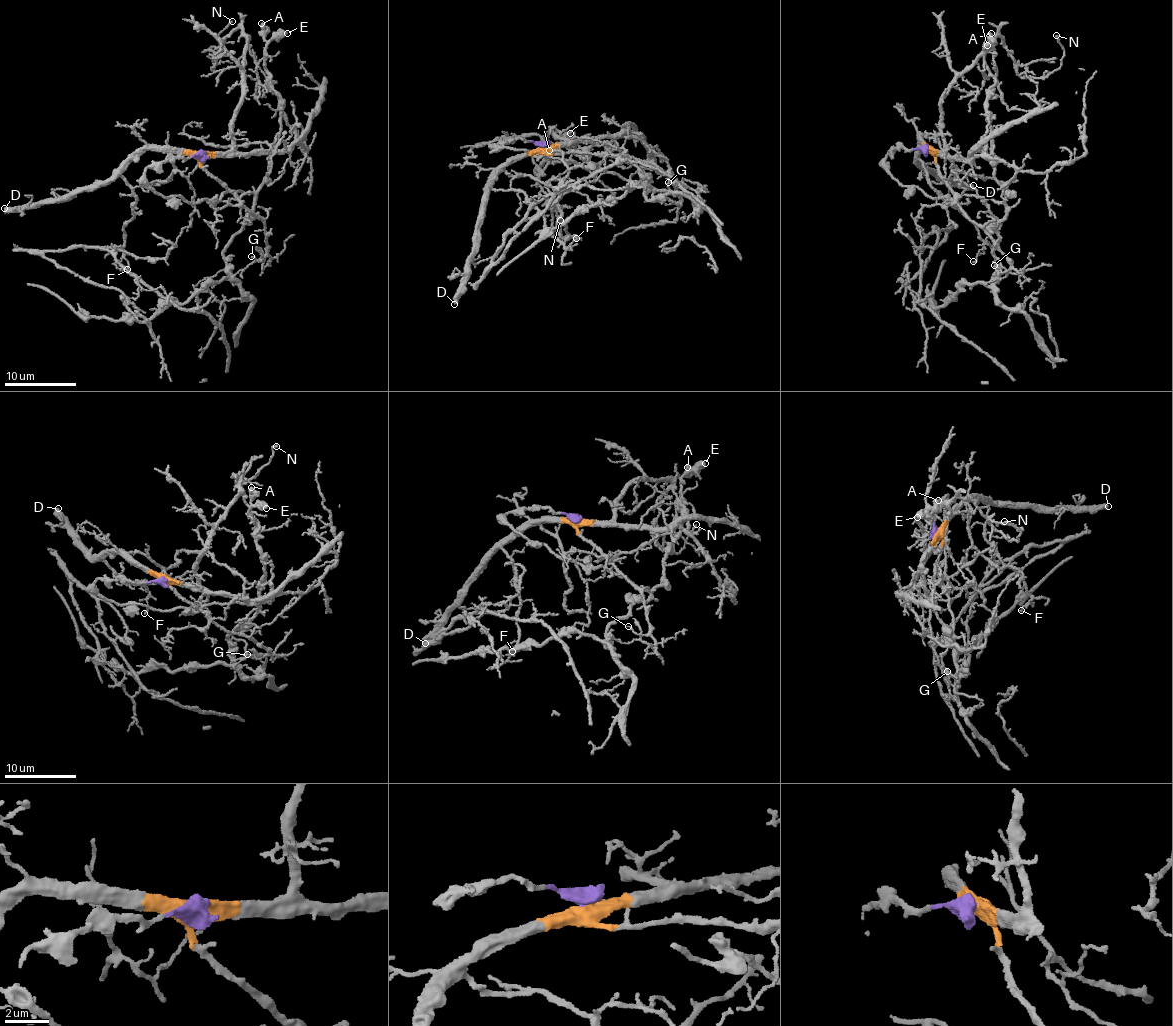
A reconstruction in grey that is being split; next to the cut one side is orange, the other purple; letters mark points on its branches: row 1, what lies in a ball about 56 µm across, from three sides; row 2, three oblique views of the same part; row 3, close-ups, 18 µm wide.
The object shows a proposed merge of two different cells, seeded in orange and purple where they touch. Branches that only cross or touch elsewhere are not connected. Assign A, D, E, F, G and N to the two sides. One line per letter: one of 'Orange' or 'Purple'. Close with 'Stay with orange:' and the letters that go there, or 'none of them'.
A: Purple
D: Orange
E: Purple
F: Orange
G: Orange
N: Orange
Stay with orange: D, F, G, N

